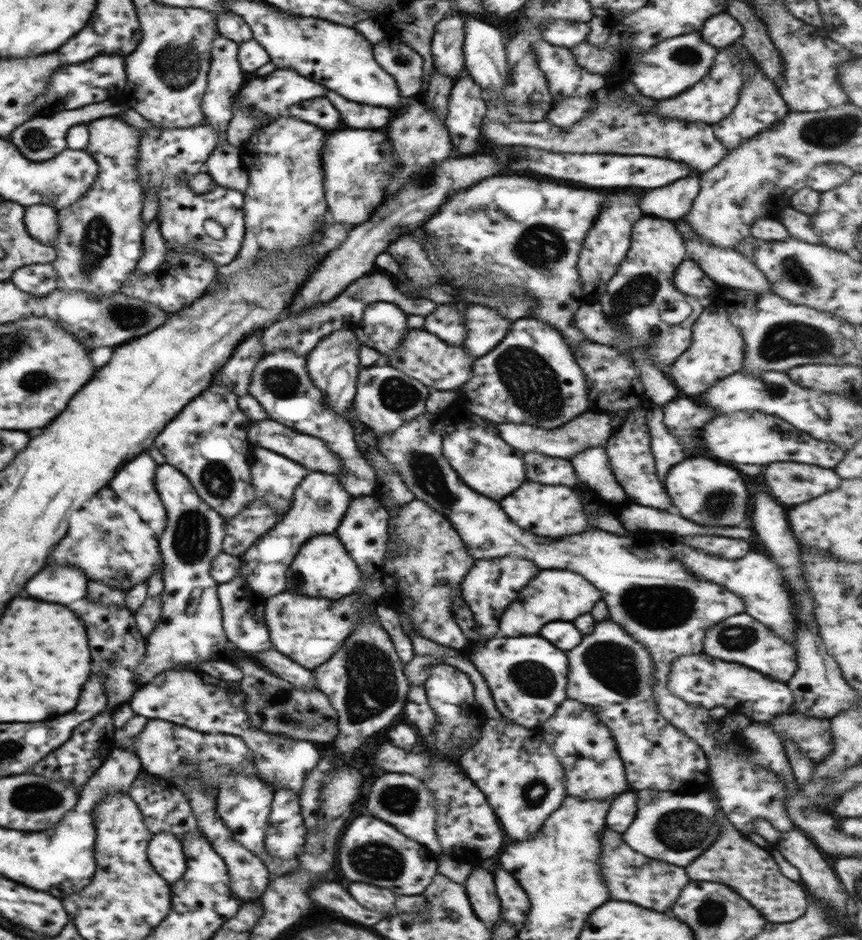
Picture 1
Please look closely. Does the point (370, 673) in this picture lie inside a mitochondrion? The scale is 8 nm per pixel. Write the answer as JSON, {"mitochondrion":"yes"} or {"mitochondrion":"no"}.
{"mitochondrion":"yes"}

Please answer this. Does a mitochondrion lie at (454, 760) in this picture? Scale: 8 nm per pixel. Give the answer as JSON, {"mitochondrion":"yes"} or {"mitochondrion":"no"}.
{"mitochondrion":"no"}

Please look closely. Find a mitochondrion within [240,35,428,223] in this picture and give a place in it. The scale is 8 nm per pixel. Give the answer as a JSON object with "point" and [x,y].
{"point":[402,60]}

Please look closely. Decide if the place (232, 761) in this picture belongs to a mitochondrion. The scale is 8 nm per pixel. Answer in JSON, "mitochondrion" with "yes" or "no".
{"mitochondrion":"yes"}

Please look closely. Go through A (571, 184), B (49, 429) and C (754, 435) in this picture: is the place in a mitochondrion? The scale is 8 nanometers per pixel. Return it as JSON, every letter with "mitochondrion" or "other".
{"A":"other","B":"other","C":"other"}

